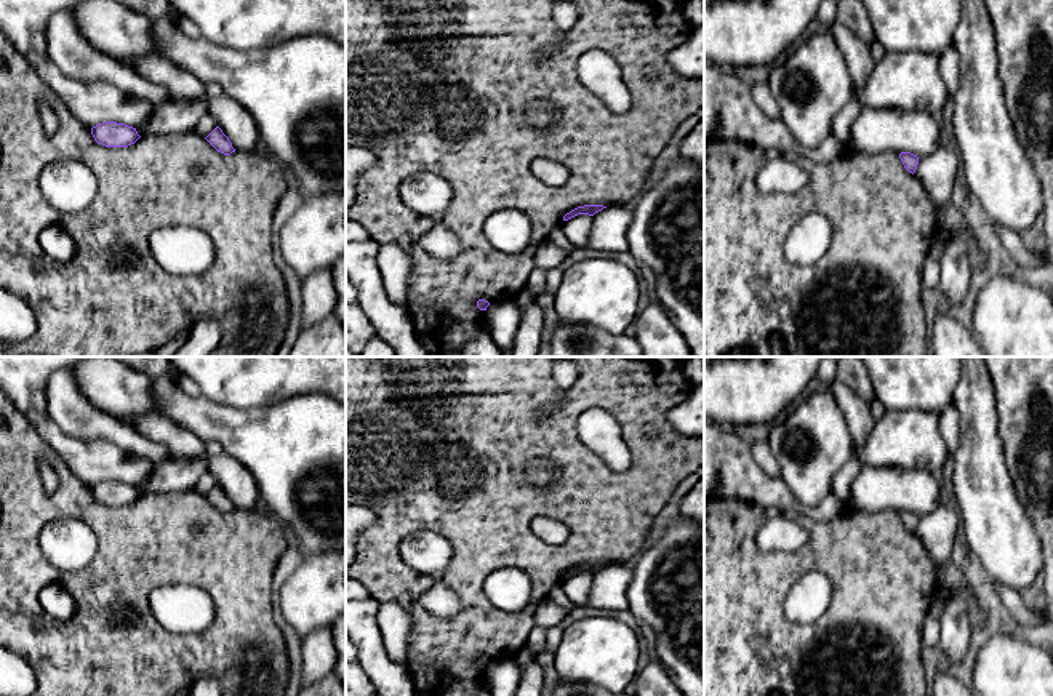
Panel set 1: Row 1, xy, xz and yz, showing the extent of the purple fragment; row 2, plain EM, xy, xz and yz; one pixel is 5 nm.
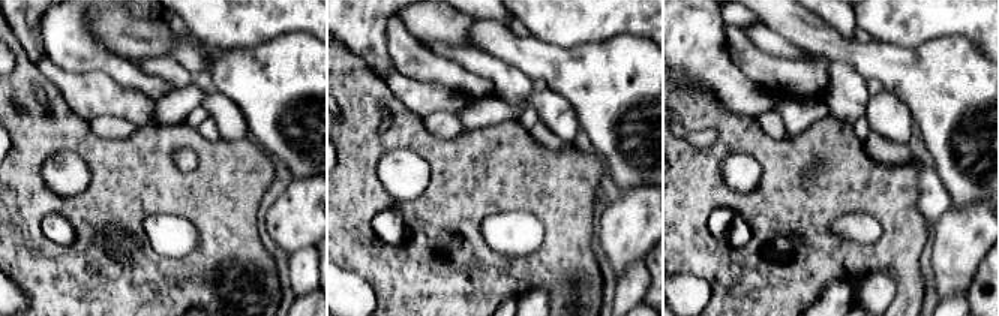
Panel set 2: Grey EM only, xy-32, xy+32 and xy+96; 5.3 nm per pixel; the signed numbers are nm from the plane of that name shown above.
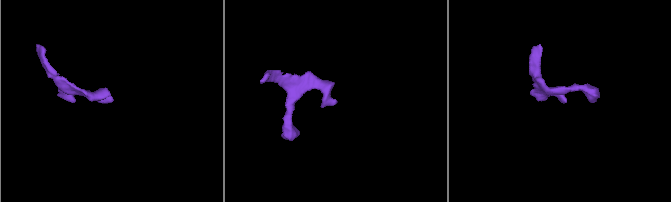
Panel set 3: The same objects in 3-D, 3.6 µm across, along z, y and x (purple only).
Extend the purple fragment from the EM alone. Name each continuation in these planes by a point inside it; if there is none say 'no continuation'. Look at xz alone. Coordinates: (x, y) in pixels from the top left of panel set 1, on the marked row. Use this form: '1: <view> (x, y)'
no continuation

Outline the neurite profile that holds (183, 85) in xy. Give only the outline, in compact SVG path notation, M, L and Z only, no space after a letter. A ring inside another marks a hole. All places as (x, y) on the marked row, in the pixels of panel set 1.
M144 56L126 61L147 80L165 85L173 101L190 101L205 94L202 80L165 56Z

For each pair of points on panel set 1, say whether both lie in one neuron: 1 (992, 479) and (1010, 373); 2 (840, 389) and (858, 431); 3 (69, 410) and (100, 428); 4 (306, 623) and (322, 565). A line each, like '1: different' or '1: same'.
1: different
2: same
3: same
4: same

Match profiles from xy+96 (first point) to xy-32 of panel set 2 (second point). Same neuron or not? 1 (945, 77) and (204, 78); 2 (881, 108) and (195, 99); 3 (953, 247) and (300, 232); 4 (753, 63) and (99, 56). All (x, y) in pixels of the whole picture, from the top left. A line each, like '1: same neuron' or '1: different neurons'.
1: different neurons
2: different neurons
3: same neuron
4: same neuron

